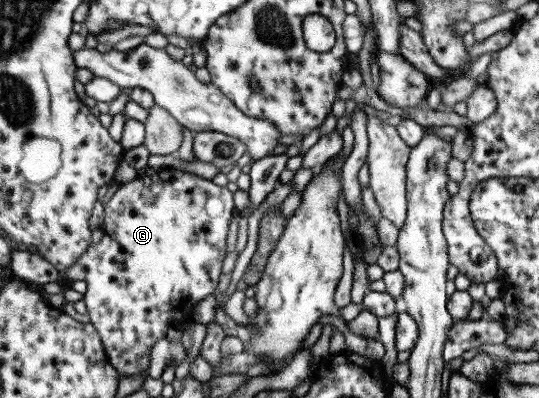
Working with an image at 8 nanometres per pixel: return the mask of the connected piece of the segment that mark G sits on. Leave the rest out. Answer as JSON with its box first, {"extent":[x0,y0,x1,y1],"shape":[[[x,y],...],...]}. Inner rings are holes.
{"extent":[62,169,234,376],"shape":[[[166,169],[161,174],[137,175],[136,178],[125,184],[120,184],[118,189],[111,195],[103,209],[103,220],[100,230],[102,239],[99,243],[92,243],[85,252],[62,274],[65,280],[63,284],[68,285],[75,280],[86,282],[86,292],[82,296],[87,314],[88,322],[91,323],[99,335],[103,350],[106,352],[108,363],[115,367],[115,370],[121,375],[142,374],[146,376],[146,368],[149,364],[149,351],[159,337],[165,337],[167,327],[175,325],[175,322],[181,325],[186,320],[191,320],[191,310],[206,296],[217,292],[218,278],[222,260],[225,253],[225,238],[227,238],[227,228],[231,220],[231,209],[234,208],[232,193],[226,188],[215,185],[211,180],[194,175],[191,172],[178,169]]]}

